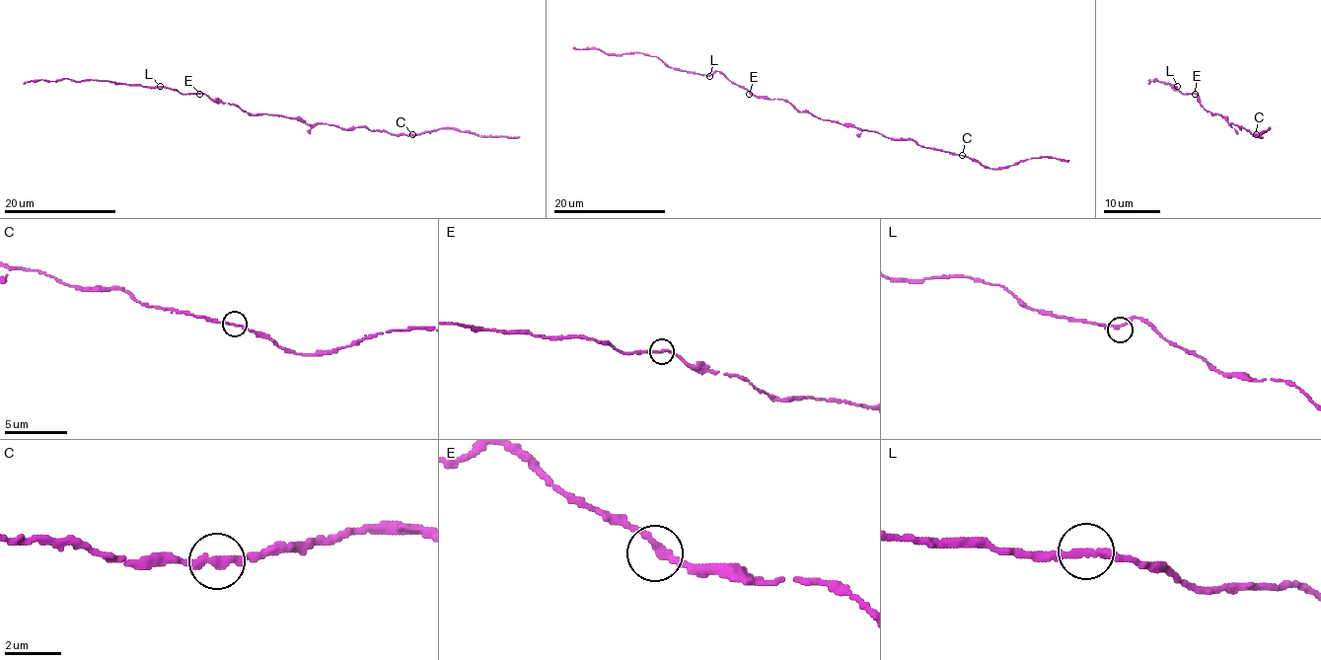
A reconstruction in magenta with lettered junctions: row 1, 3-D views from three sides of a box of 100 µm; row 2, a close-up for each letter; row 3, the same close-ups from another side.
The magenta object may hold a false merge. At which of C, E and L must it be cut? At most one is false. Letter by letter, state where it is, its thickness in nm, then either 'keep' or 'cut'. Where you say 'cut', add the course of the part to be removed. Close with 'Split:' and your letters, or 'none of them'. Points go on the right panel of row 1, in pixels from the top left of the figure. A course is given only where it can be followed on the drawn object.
C: (1256, 134) | 260 nm | keep
E: (1195, 94) | 240 nm | keep
L: (1177, 86) | 240 nm | keep
Split: none of them

